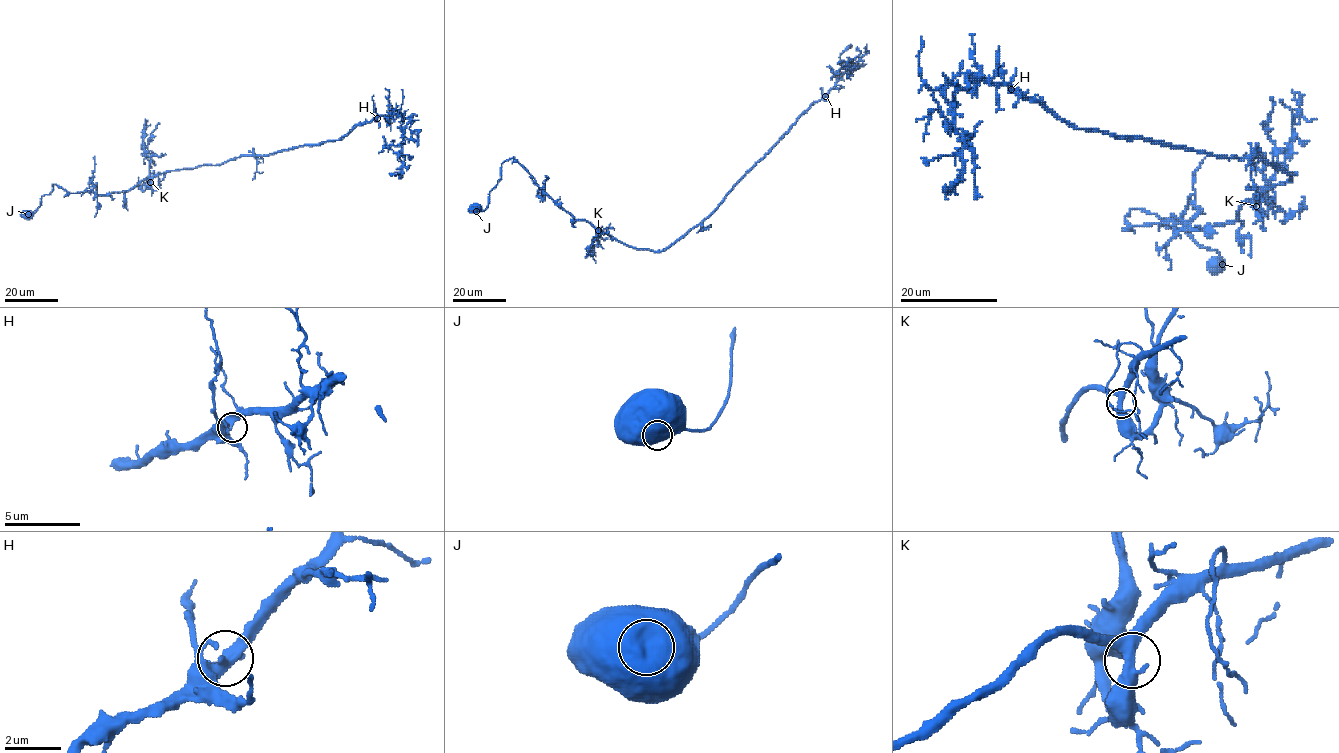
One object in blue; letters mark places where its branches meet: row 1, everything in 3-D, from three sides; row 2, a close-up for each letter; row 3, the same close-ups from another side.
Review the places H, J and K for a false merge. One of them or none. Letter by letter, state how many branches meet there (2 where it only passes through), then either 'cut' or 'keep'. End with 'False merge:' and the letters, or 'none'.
H: 2 branches meet; keep
J: 1 branches meet; keep
K: 3 branches meet; keep
False merge: none

